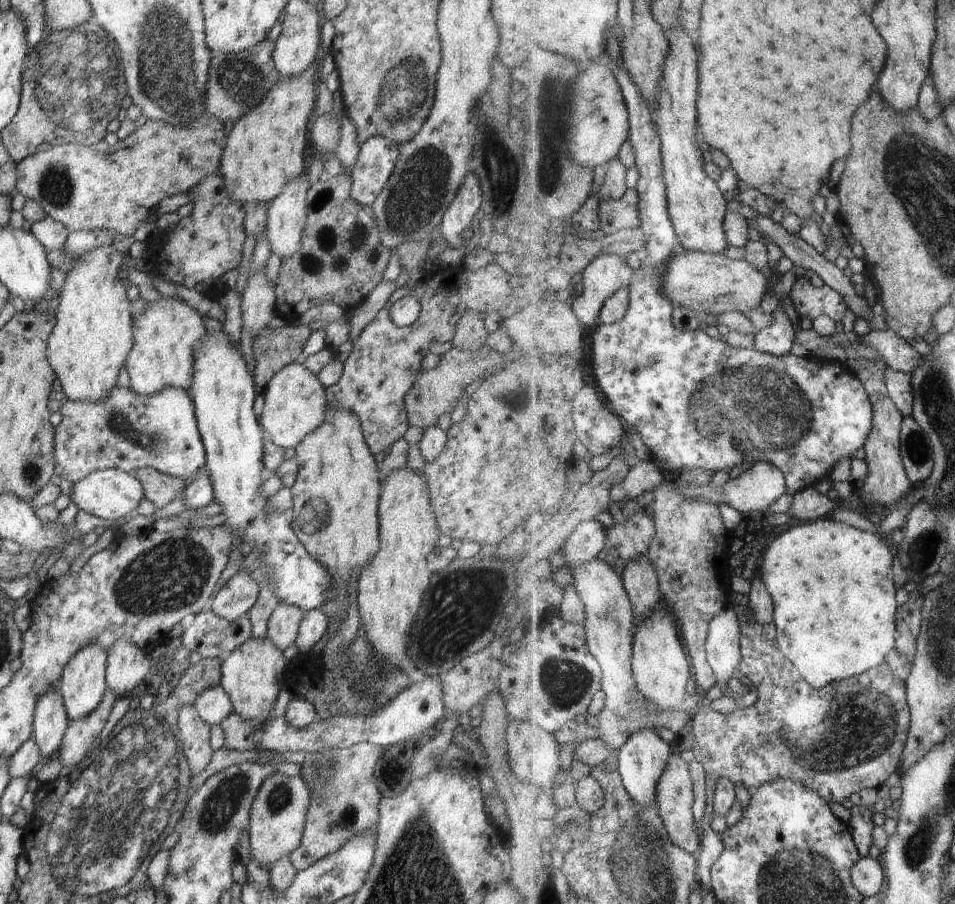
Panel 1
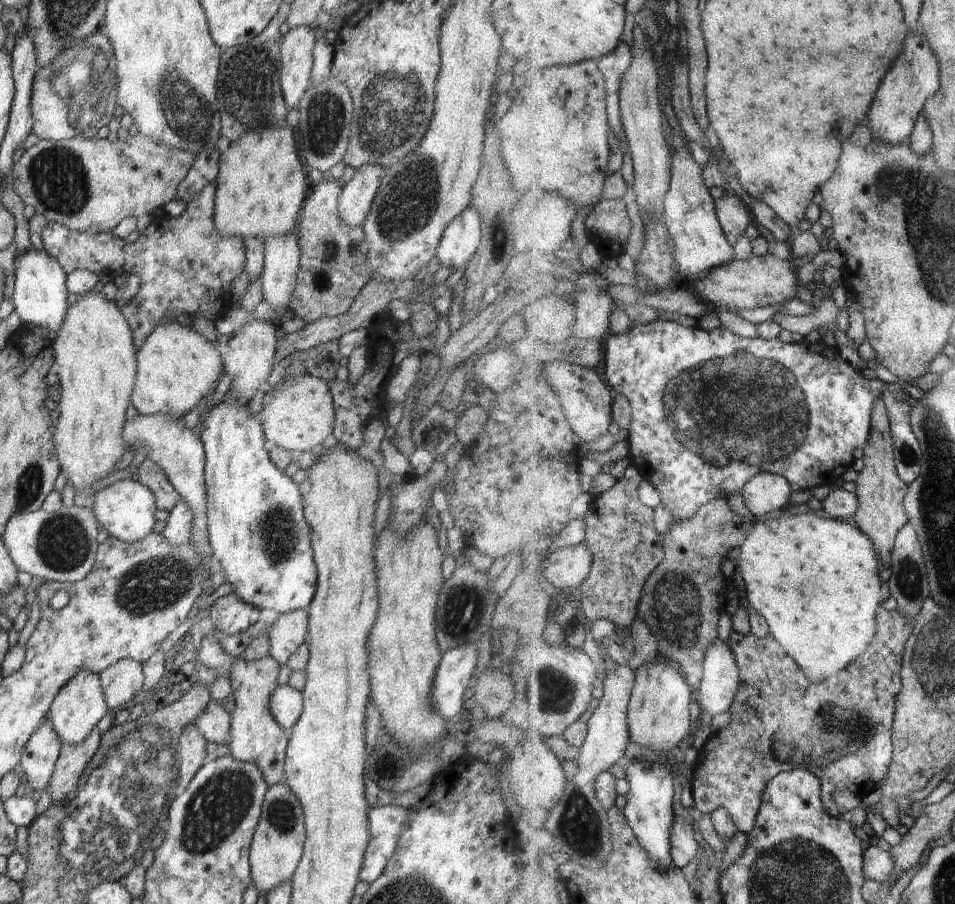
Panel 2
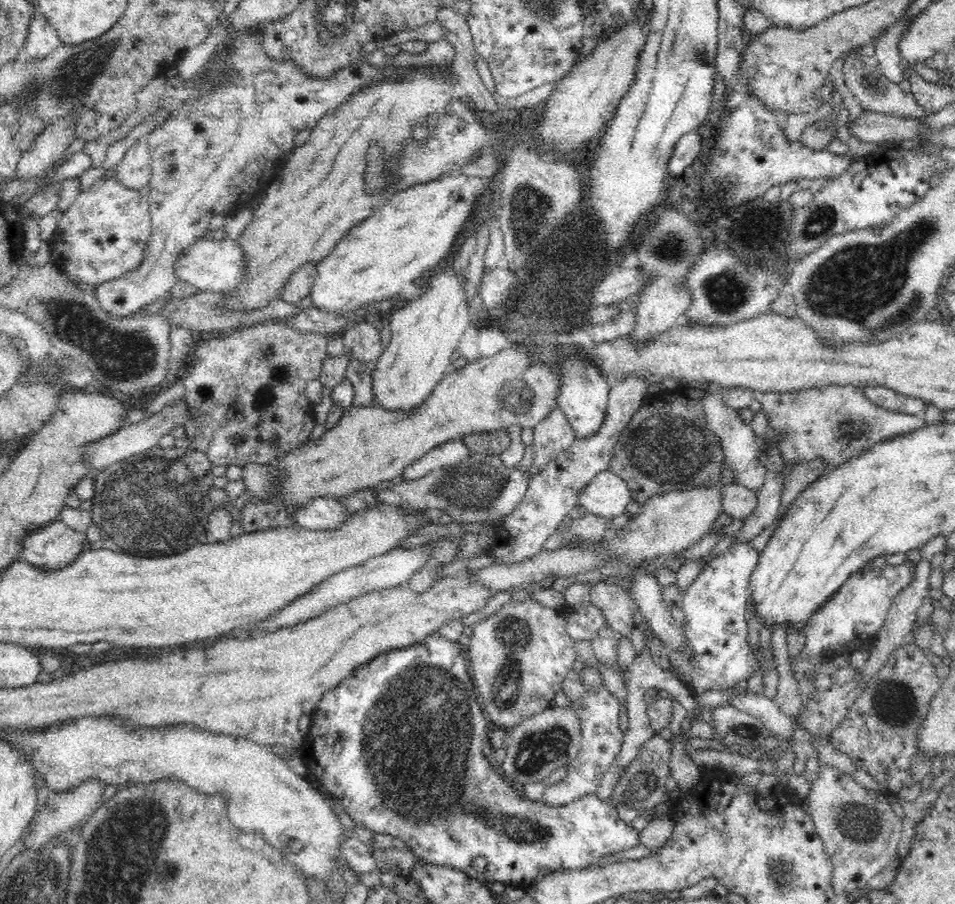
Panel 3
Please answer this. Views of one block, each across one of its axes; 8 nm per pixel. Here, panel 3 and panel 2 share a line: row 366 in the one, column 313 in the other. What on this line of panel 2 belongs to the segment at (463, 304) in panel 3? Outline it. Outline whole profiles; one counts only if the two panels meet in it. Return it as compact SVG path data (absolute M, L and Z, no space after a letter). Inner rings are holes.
M309 373L288 379L264 403L258 419L266 440L290 452L304 452L319 444L327 444L331 441L335 421L329 383L320 376L312 376Z

